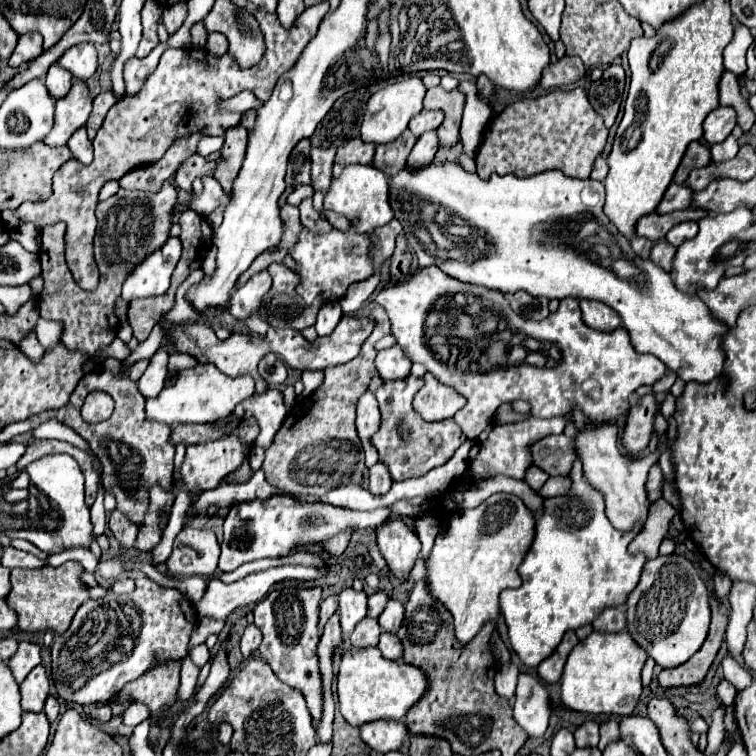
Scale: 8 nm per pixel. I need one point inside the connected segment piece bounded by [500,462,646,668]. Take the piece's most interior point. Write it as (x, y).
(578, 564)

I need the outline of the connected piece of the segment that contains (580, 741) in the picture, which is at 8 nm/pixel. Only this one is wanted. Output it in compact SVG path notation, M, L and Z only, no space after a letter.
M586 720L582 726L574 730L576 748L590 748L598 744L598 724L594 720Z

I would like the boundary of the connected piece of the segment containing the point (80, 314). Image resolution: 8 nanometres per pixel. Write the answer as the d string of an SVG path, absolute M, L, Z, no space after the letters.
M164 182L158 194L142 194L132 190L118 190L116 196L106 202L98 202L96 218L98 228L94 236L94 260L100 270L100 284L96 290L82 290L64 260L64 234L66 224L56 222L42 230L40 244L40 264L44 288L38 294L38 310L46 320L64 322L64 330L60 342L70 350L82 350L86 354L94 354L96 350L108 346L116 338L118 318L114 316L114 300L120 296L122 282L134 270L146 254L158 250L168 240L168 230L172 226L170 212L176 204L176 188Z

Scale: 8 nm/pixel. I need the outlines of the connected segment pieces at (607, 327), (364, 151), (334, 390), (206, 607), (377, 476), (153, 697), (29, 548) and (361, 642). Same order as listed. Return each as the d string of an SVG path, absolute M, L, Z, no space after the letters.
M580 300L580 310L582 310L582 322L592 330L612 332L622 322L610 306L596 300Z
M360 138L348 140L336 152L334 166L332 166L332 176L342 172L342 168L348 166L348 164L370 164L372 158L374 158L374 148L376 148L374 144L366 144Z
M374 306L370 316L376 320L376 328L364 342L358 358L346 364L328 366L324 370L324 384L290 408L274 442L266 448L262 470L268 484L292 494L326 494L340 486L364 484L366 464L354 426L354 406L376 374L374 342L390 334L390 320L382 306Z
M278 566L278 568L268 568L268 570L262 570L262 572L254 572L254 574L248 574L246 578L234 582L234 584L222 584L220 580L210 580L210 586L204 594L204 598L198 602L198 614L200 616L210 616L210 618L228 618L230 612L234 612L236 608L240 606L246 606L246 604L256 604L260 602L268 590L278 584L278 582L284 582L284 580L296 580L296 582L312 582L312 580L318 580L318 578L324 578L328 574L328 566Z
M376 462L376 464L370 468L368 474L370 474L370 476L368 476L368 490L370 490L370 494L374 494L374 496L384 496L384 494L390 490L390 486L392 486L390 474L386 474L386 466L382 466L380 462Z
M166 662L166 666L154 666L150 674L138 678L138 682L126 684L120 694L130 696L150 708L150 714L158 714L164 704L172 706L176 702L176 692L180 686L180 662Z
M12 540L12 542L10 542L10 546L18 548L18 550L24 550L24 552L30 552L30 554L34 554L34 556L38 556L38 558L44 558L44 560L50 556L50 554L46 554L46 552L38 550L34 544L26 542L26 540Z
M364 618L362 622L356 624L356 630L350 636L350 642L354 648L368 648L368 646L376 646L378 638L380 638L382 628L378 626L378 620L374 618Z

